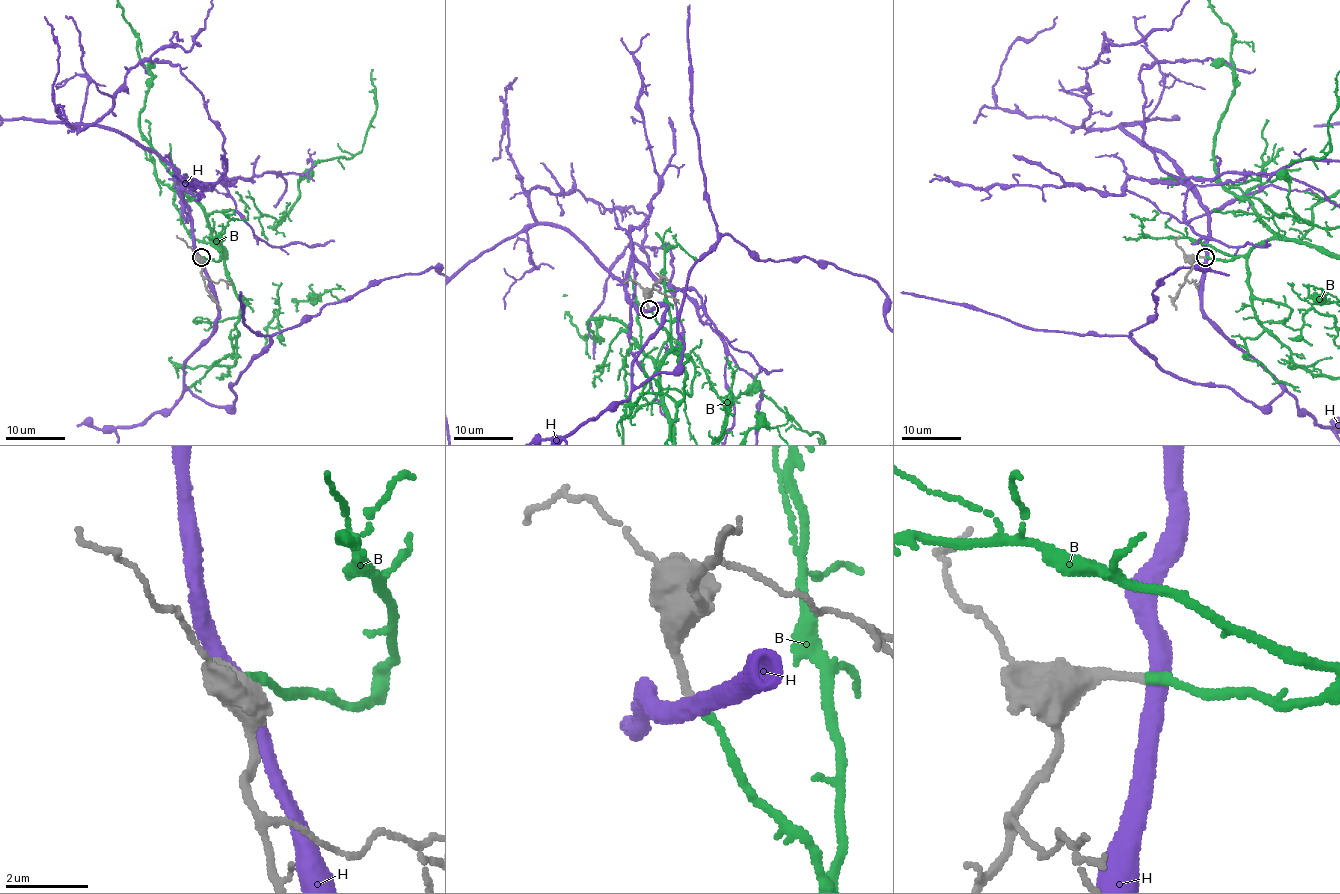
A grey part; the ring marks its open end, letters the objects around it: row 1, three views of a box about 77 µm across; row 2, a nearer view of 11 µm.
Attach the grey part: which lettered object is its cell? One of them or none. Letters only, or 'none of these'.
B

